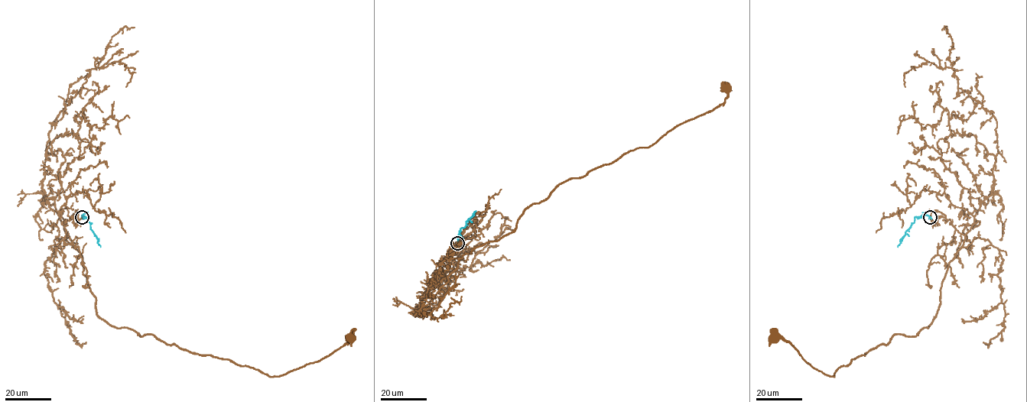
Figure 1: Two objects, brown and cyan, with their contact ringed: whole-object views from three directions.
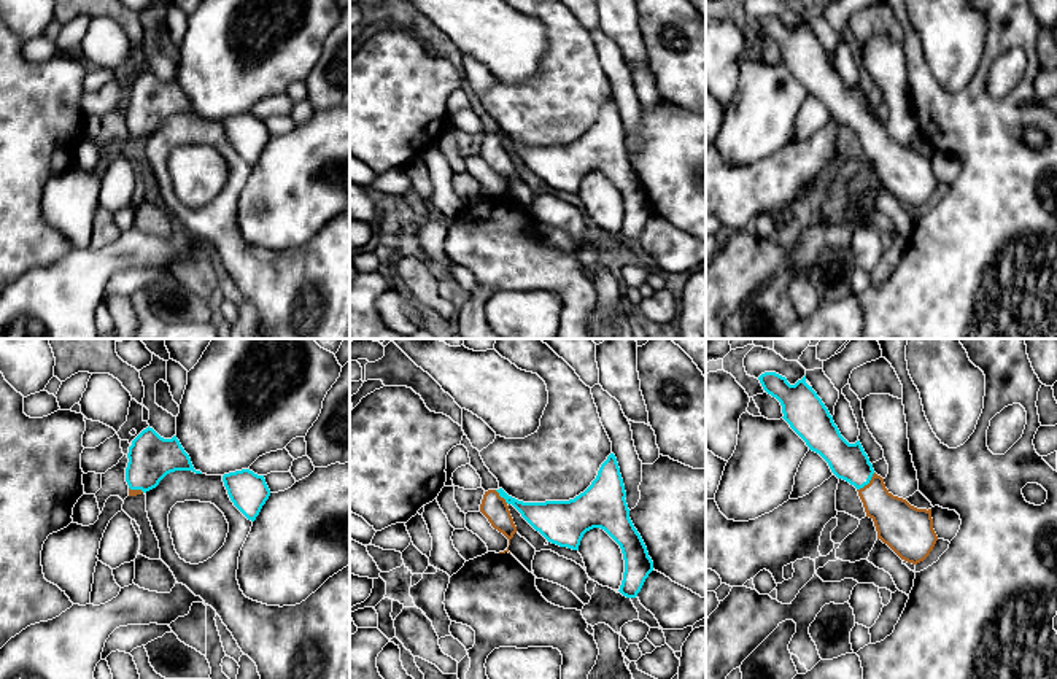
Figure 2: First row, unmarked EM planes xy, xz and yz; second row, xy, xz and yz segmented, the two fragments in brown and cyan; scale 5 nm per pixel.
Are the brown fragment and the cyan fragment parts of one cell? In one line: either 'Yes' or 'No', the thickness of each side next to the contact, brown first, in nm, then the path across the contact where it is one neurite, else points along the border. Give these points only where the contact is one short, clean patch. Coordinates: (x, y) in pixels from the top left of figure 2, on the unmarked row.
Yes. Thickness 220 nm (brown) against 190 nm. Path across: yz (897, 166), (876, 143), (868, 128), (847, 105)

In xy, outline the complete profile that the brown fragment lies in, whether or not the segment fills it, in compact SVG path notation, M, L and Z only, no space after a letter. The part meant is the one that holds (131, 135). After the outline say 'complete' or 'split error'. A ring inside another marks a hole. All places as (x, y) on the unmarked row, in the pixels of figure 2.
M149 70L132 84L127 102L126 126L129 140L156 132L167 118L175 114L202 118L194 113L176 80L164 83Z; split error

